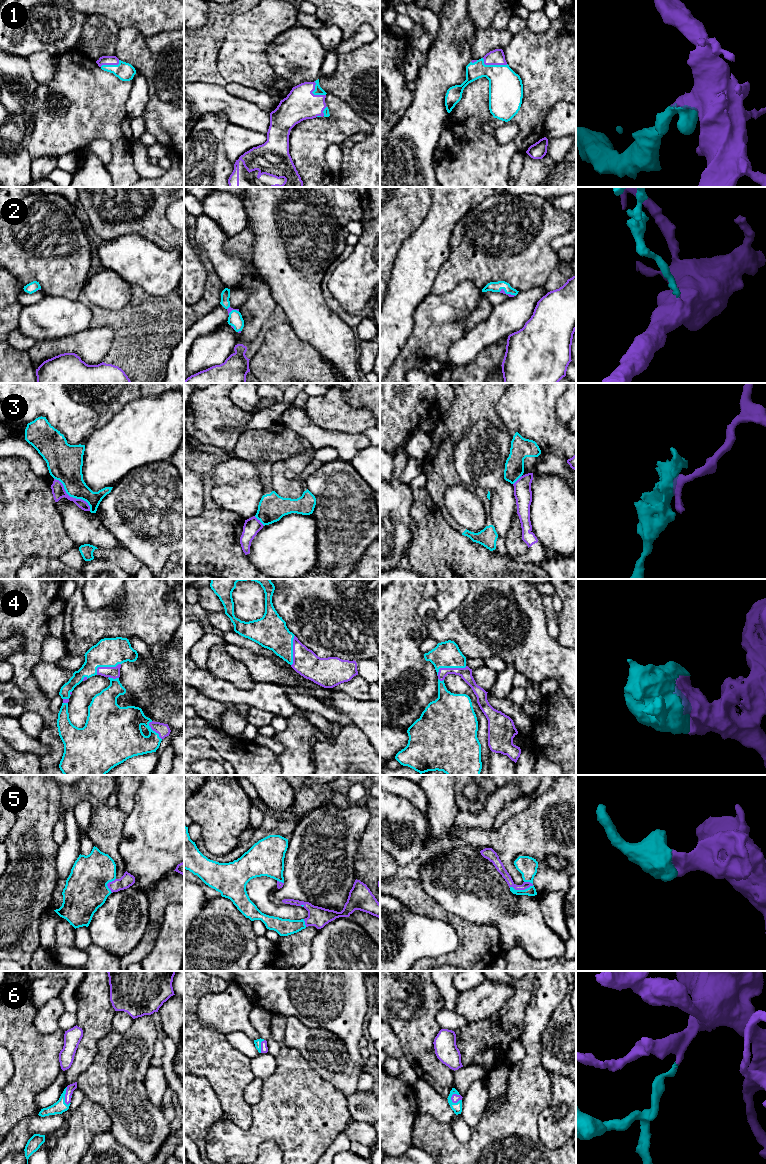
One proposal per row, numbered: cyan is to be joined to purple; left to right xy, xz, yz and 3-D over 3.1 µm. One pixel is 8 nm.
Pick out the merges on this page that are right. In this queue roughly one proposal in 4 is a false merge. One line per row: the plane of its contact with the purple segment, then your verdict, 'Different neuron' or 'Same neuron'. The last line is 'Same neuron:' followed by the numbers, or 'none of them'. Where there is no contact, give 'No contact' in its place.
1: Touches purple in yz. Same neuron
2: Touches purple in yz. Same neuron
3: Touches purple in xy. Different neuron
4: Touches purple in yz. Same neuron
5: Touches purple in yz. Same neuron
6: Touches purple in yz. Same neuron
Same neuron: 1, 2, 4, 5, 6

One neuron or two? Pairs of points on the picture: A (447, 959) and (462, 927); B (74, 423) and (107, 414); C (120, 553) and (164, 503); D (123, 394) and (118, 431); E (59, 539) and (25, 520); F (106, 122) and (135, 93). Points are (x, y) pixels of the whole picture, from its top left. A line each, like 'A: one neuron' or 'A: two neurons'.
A: one neuron
B: two neurons
C: two neurons
D: two neurons
E: one neuron
F: two neurons

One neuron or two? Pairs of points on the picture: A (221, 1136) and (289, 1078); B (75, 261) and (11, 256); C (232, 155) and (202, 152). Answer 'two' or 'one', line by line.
A: one
B: one
C: two

